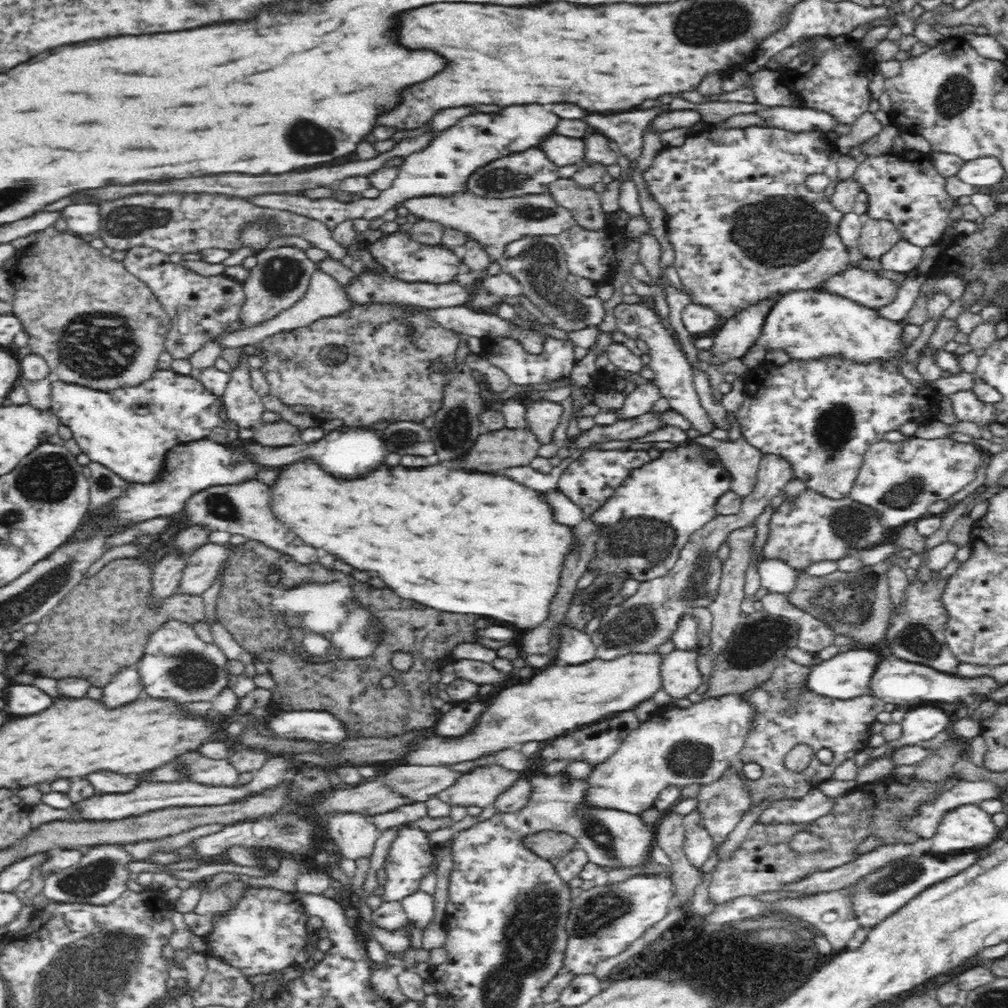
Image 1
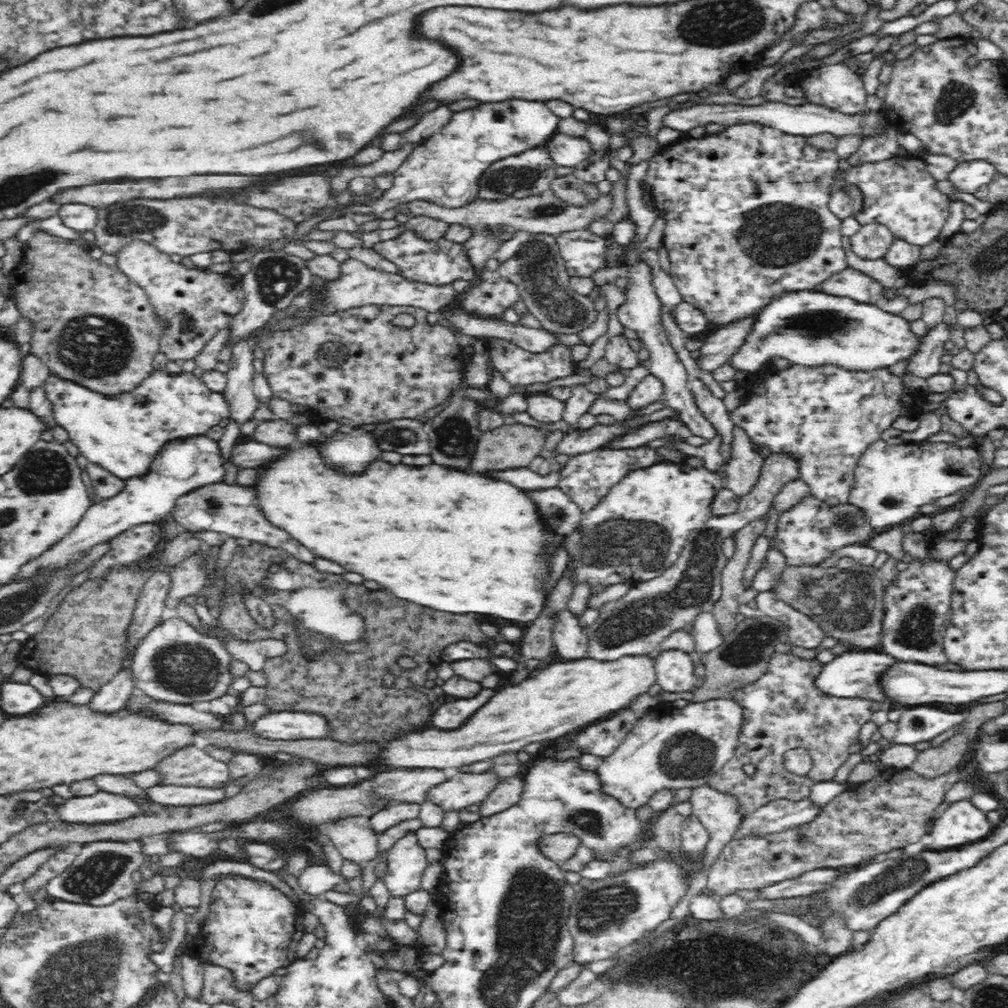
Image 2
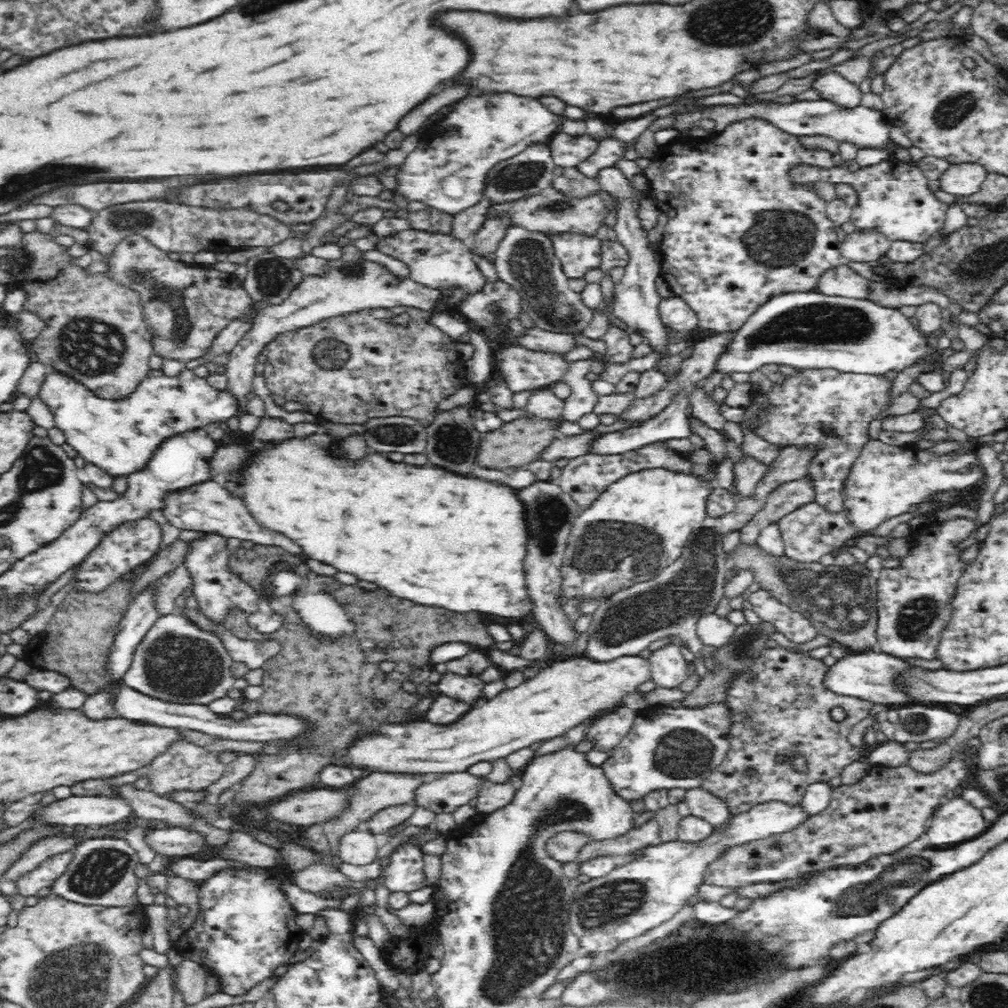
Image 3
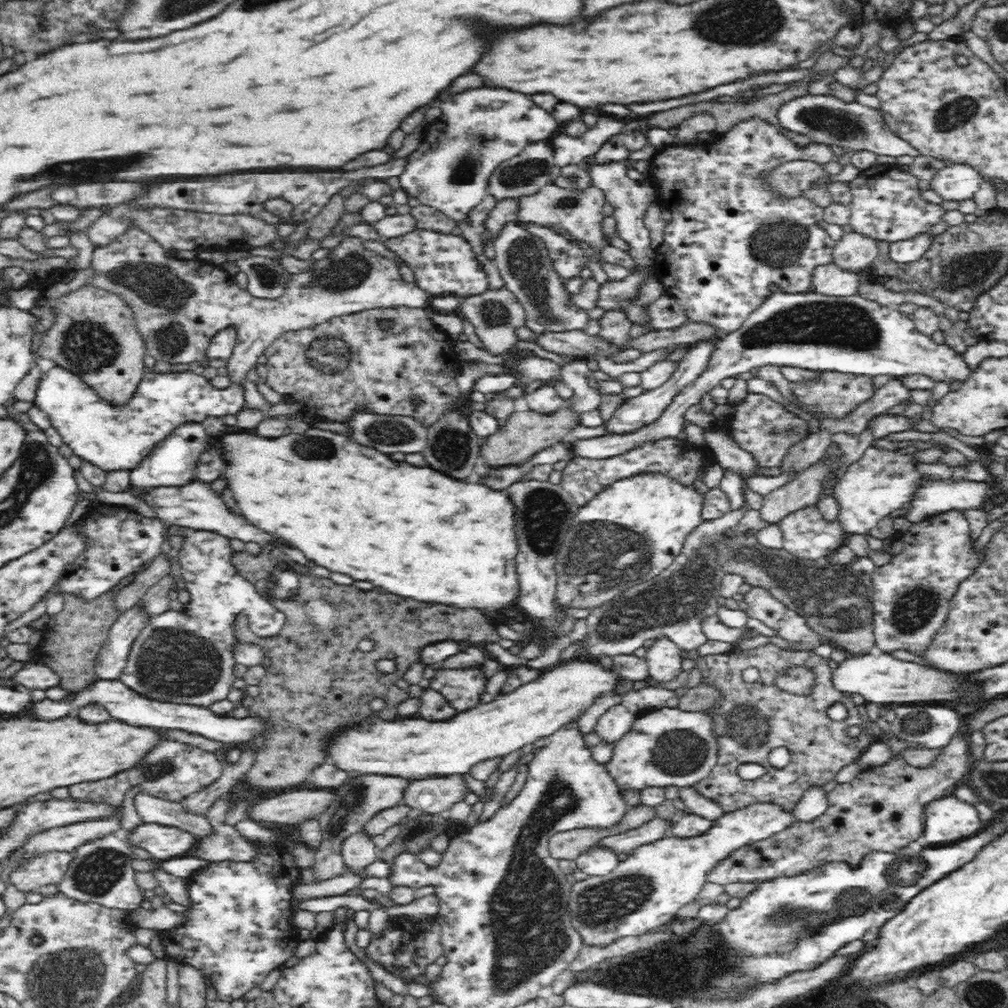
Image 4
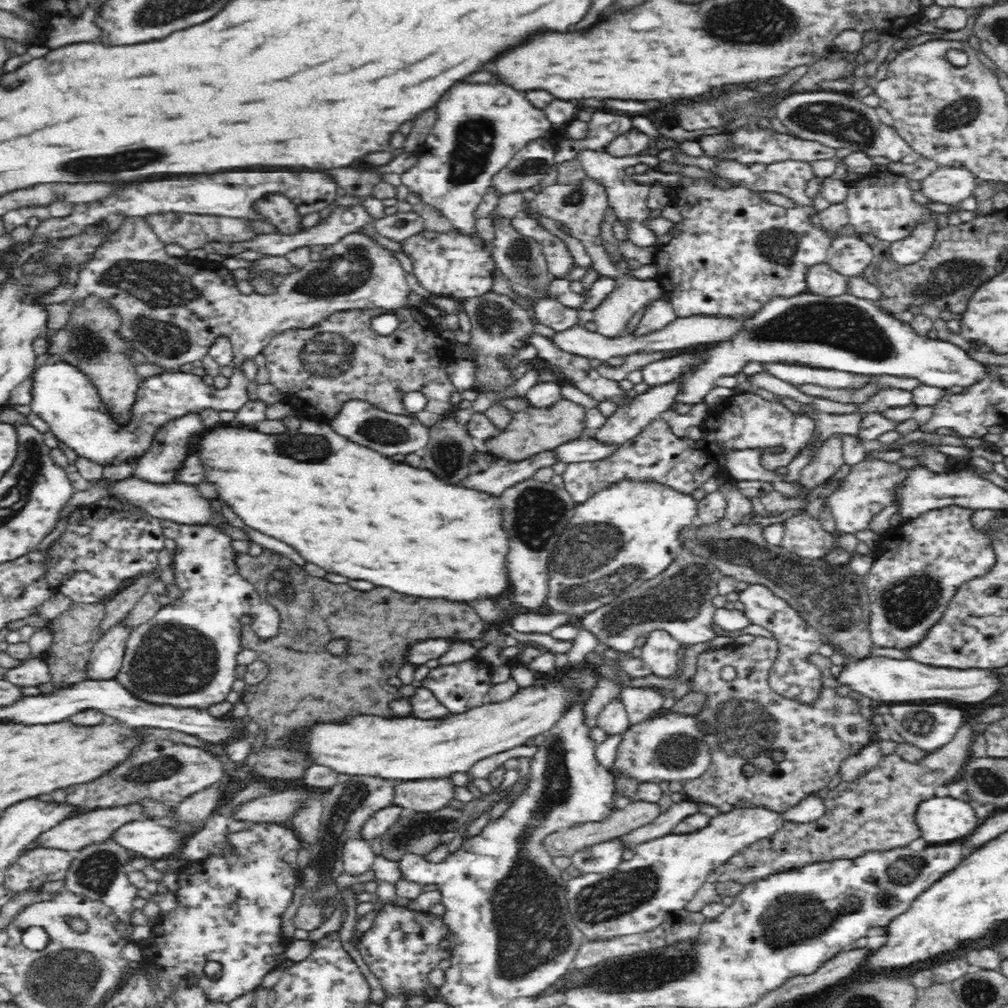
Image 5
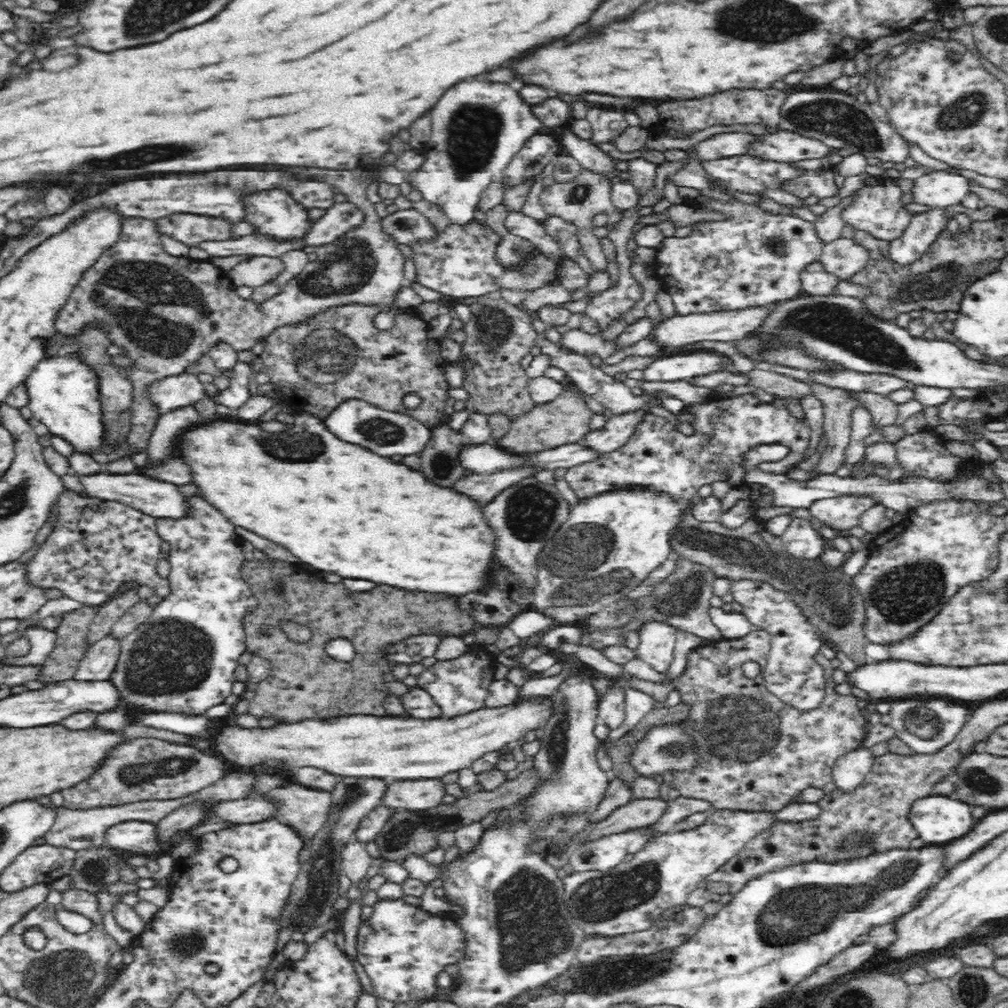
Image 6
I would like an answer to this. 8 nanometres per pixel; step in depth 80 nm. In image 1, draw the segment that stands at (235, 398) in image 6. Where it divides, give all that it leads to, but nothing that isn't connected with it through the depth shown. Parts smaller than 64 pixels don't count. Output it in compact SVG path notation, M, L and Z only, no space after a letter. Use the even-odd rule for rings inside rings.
M157 369L150 377L137 385L115 389L95 389L78 384L66 384L55 378L52 384L52 411L69 427L72 436L92 462L100 463L118 476L134 484L152 484L164 470L170 452L180 446L204 440L216 427L223 426L219 413L223 404L200 381L183 372Z

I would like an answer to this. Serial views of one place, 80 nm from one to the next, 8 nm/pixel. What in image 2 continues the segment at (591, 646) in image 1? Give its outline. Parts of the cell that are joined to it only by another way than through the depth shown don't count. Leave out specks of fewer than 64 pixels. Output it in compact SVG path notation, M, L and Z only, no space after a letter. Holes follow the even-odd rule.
M564 611L560 614L558 626L554 630L554 644L560 660L572 661L588 657L590 639L572 612Z

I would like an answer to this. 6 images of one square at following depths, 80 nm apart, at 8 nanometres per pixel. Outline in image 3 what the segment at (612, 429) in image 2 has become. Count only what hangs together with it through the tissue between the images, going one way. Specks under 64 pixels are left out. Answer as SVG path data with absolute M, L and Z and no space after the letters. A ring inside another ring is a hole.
M586 430L576 436L560 436L554 439L540 454L539 458L546 461L554 461L560 458L573 459L577 456L590 453L592 444L602 438L600 432L596 430Z

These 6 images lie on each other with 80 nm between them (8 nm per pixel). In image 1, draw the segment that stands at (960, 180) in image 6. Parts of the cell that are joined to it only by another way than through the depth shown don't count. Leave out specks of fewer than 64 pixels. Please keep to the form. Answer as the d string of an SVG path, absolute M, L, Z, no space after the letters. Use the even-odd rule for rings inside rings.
M994 156L966 161L957 174L964 183L974 187L992 187L1007 176L1002 161Z

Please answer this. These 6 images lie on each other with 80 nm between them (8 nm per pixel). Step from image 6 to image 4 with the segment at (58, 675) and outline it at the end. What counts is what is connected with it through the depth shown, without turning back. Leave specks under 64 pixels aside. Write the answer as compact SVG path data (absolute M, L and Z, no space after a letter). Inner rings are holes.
M111 589L93 599L84 599L70 593L63 593L63 596L62 610L50 615L48 623L41 629L41 643L30 646L29 661L45 664L56 674L60 674L60 682L62 682L60 687L68 692L76 693L99 682L98 654L108 642L110 628L118 620L121 612L116 607L118 593Z

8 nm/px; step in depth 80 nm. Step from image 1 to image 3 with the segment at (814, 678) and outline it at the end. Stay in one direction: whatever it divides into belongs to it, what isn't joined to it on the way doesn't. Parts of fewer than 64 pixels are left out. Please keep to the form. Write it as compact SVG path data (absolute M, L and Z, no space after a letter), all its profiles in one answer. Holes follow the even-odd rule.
M871 650L861 652L848 652L847 656L832 664L824 674L824 688L834 694L861 698L876 704L909 704L907 696L893 684L893 678L906 668L906 662L901 658L880 652L876 654Z

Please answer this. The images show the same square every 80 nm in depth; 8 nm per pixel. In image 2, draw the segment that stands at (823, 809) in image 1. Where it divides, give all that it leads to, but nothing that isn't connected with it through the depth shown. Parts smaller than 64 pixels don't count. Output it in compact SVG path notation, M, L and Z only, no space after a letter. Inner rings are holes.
M810 796L798 801L774 800L751 815L744 816L735 839L740 840L746 836L764 837L770 833L800 827L817 819L822 810L823 807L815 804Z

